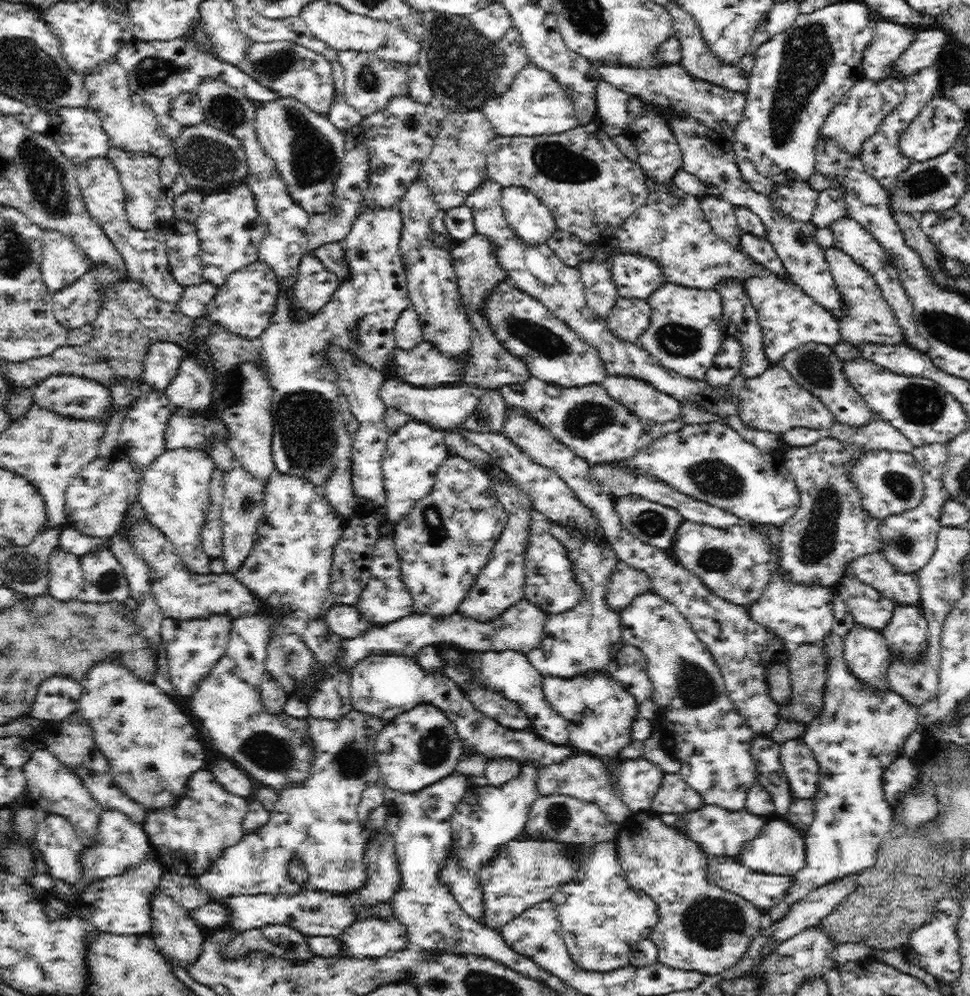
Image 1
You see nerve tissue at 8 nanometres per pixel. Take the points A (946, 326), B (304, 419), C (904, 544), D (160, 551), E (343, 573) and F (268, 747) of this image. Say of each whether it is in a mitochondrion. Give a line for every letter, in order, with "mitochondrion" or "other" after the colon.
A: mitochondrion
B: mitochondrion
C: mitochondrion
D: mitochondrion
E: mitochondrion
F: mitochondrion

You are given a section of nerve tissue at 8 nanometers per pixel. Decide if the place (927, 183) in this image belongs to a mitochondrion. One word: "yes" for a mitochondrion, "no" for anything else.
yes

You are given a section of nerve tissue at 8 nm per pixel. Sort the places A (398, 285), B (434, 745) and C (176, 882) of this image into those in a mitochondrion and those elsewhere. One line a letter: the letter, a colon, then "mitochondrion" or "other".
A: other
B: mitochondrion
C: mitochondrion

